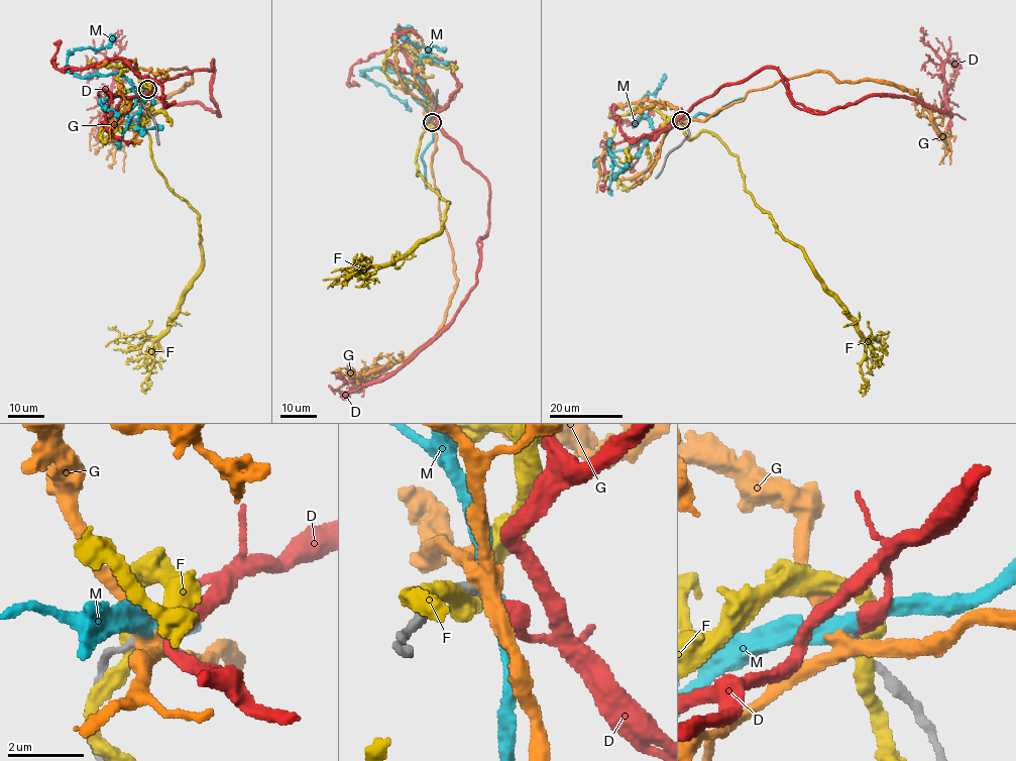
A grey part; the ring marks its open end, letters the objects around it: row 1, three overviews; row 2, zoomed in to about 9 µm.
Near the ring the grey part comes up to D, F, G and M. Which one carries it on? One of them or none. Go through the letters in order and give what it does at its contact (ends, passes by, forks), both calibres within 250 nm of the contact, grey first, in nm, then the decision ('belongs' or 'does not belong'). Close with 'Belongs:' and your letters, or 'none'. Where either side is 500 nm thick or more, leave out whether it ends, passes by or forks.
D: it ends; calibres 240 and 400 nm; belongs
F: it passes by; calibres 300 and 440 nm; does not belong
G: it forks; calibres 280 and 400 nm; does not belong
M: it passes by; calibres 240 and 360 nm; does not belong
Belongs: D

